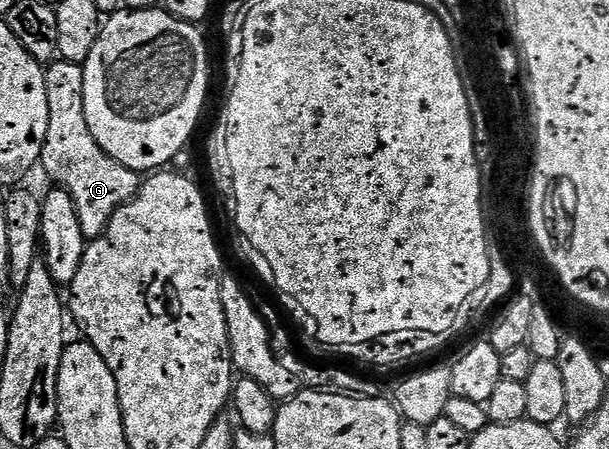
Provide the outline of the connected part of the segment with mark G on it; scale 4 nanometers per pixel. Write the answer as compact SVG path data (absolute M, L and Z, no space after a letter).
M58 61L48 64L45 72L50 103L50 124L47 125L46 141L43 145L40 166L54 179L56 186L66 191L75 201L79 223L86 241L101 236L107 229L114 213L137 196L143 179L138 172L119 165L91 137L87 125L87 113L83 109L83 73L80 63Z

